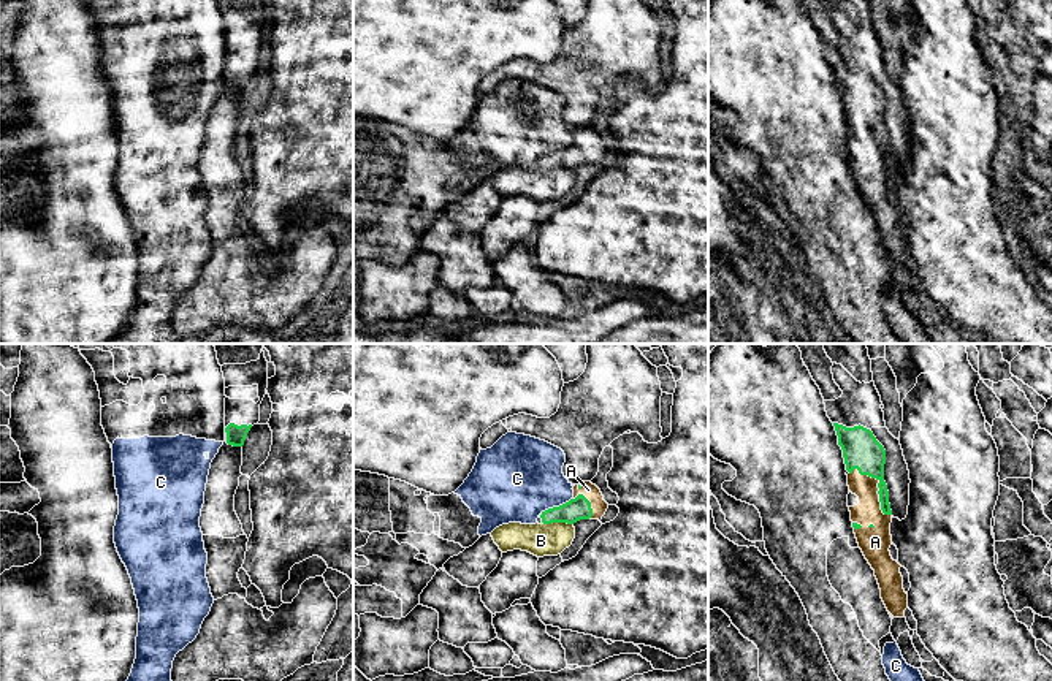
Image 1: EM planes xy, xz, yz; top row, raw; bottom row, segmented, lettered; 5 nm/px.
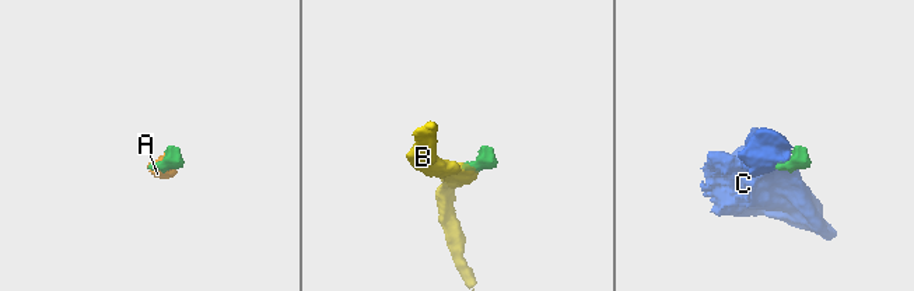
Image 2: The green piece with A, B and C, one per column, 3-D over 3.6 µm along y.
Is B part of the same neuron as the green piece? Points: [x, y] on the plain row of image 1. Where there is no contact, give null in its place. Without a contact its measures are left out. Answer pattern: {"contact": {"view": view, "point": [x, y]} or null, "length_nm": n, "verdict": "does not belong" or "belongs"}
{"contact": {"view": "xz", "point": [558, 167]}, "length_nm": 150, "verdict": "does not belong"}

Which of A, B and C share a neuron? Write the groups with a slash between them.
A / B / C

